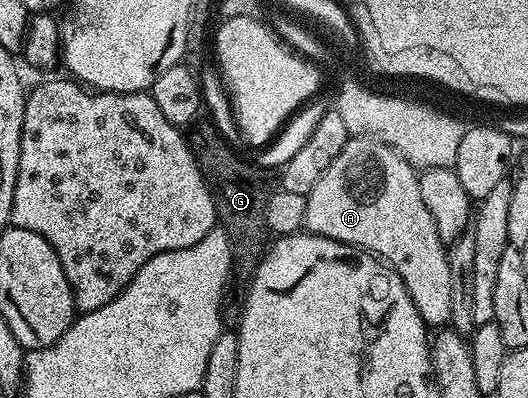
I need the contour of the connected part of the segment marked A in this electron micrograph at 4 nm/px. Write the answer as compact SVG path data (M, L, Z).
M367 135L349 137L330 169L306 197L304 227L361 252L375 255L402 279L425 324L440 329L449 322L450 265L446 245L438 237L434 217L422 201L417 168L390 145Z

